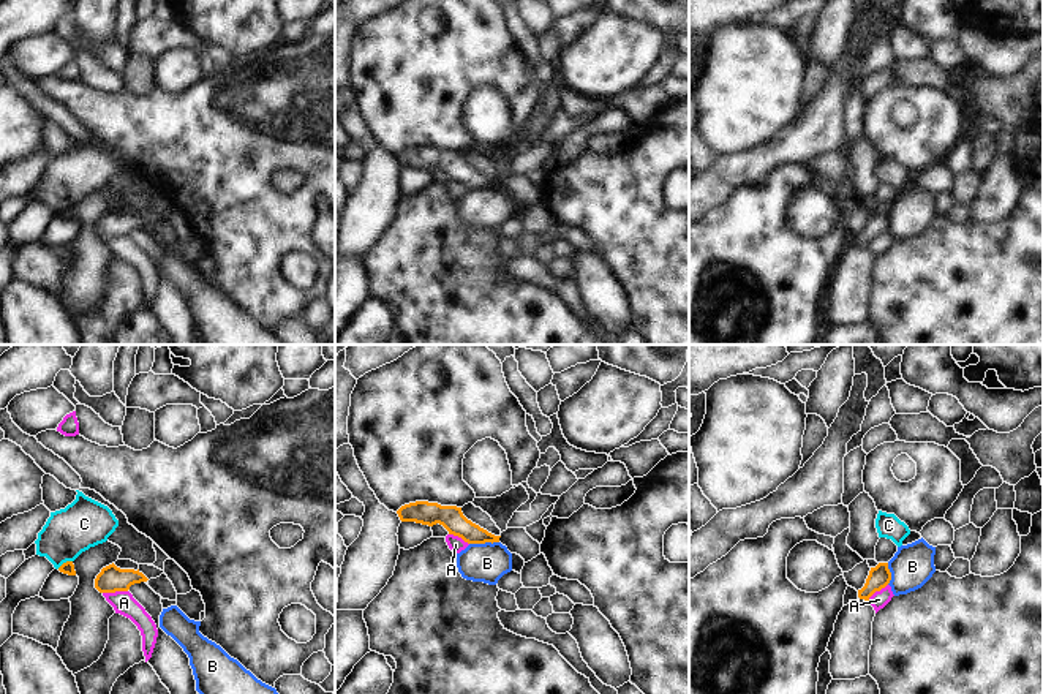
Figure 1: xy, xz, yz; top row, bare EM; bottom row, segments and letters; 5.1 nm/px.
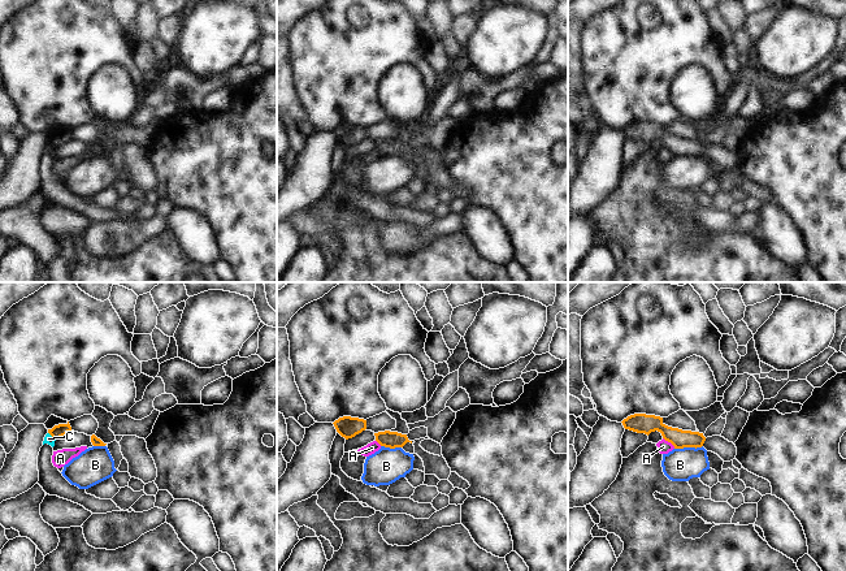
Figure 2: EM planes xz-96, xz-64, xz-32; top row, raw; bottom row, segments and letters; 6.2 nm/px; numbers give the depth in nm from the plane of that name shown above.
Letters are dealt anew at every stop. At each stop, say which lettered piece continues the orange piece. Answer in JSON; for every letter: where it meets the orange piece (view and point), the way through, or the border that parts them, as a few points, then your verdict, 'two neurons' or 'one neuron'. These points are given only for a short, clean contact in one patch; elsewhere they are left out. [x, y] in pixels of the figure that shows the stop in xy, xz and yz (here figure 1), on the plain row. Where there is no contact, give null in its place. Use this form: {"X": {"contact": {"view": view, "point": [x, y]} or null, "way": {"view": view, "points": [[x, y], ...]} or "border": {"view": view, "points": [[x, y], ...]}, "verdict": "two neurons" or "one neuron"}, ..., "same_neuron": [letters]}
{"A": {"contact": {"view": "xy", "point": [114, 237]}, "border": {"view": "xy", "points": [[127, 236], [103, 239]]}, "verdict": "two neurons"}, "B": {"contact": {"view": "xz", "point": [484, 188]}, "border": {"view": "xz", "points": [[498, 187], [470, 190]]}, "verdict": "two neurons"}, "C": {"contact": {"view": "xy", "point": [64, 209]}, "border": {"view": "xy", "points": [[71, 206], [57, 214]]}, "verdict": "two neurons"}, "same_neuron": []}

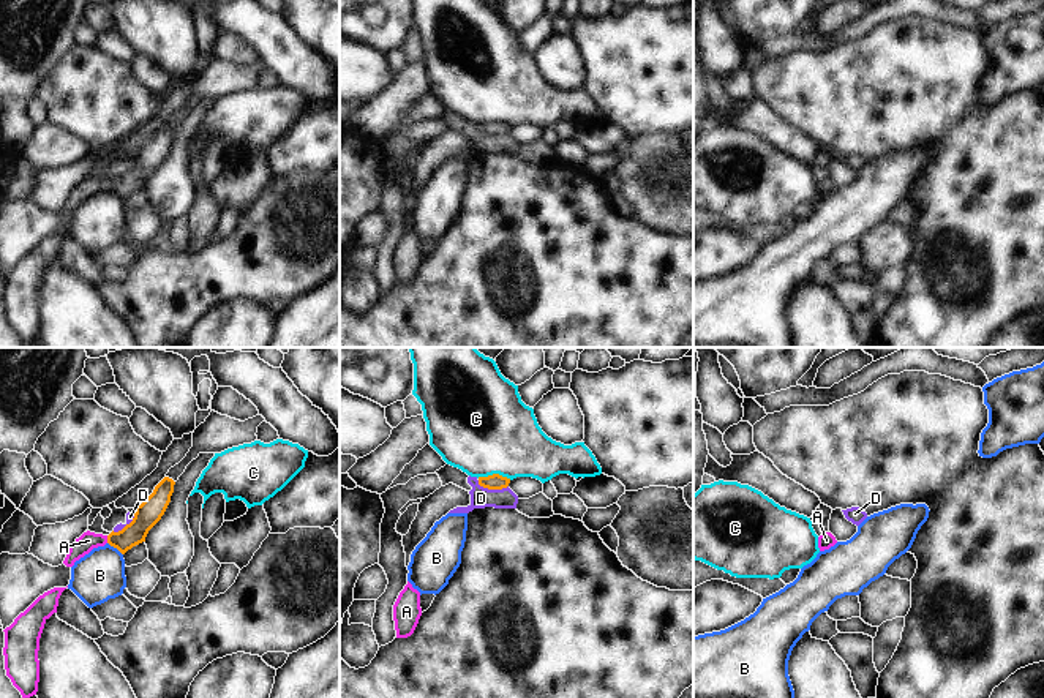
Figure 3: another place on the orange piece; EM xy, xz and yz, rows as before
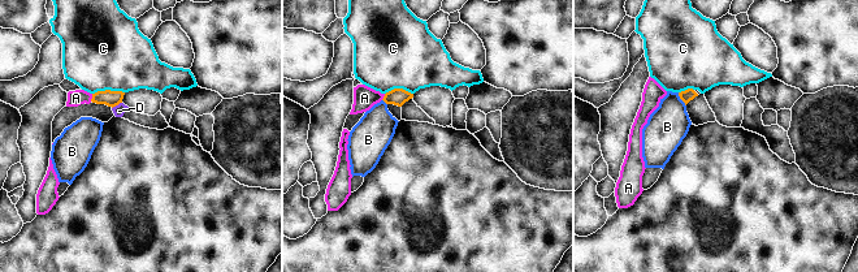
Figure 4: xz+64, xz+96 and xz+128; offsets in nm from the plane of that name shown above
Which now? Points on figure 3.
{"A": {"contact": {"view": "xy", "point": [108, 185]}, "way": {"view": "xy", "points": [[149, 158], [123, 185], [108, 185], [89, 187]]}, "verdict": "one neuron"}, "B": {"contact": {"view": "xy", "point": [116, 193]}, "border": {"view": "xy", "points": [[108, 188], [122, 201]]}, "verdict": "two neurons"}, "C": {"contact": {"view": "xz", "point": [495, 120]}, "border": {"view": "xz", "points": [[477, 123], [501, 120], [510, 125]]}, "verdict": "two neurons"}, "D": {"contact": {"view": "xz", "point": [491, 135]}, "border": {"view": "xz", "points": [[477, 127], [488, 135], [504, 135], [507, 131]]}, "verdict": "two neurons"}, "same_neuron": ["A"]}

